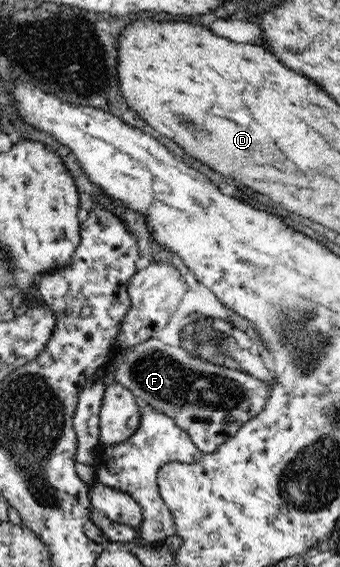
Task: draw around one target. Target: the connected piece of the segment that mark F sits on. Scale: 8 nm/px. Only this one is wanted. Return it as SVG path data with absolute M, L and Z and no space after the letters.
M156 336L133 345L124 355L115 359L112 373L113 381L131 390L139 404L151 405L156 411L171 417L180 429L186 430L188 437L202 455L215 451L220 444L234 436L243 424L259 415L271 395L271 386L250 374L236 371L230 366L212 365L207 361L192 357L181 346L166 345Z

